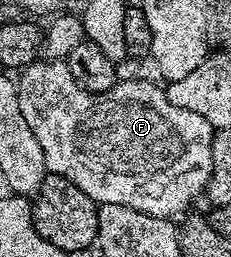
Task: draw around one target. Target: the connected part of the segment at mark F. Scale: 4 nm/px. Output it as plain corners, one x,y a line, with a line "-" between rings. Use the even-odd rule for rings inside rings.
34,60
20,71
16,83
19,109
31,132
35,132
39,148
43,148
46,171
71,180
71,184
83,188
93,202
123,204
125,208
135,208
135,212
147,212
147,216
173,220
176,214
184,215
190,209
188,206
206,193
215,128
203,120
199,112
171,104
162,87
160,90
153,82
133,78
130,82
116,82
111,98
109,94
92,94
71,76
71,68
65,60

